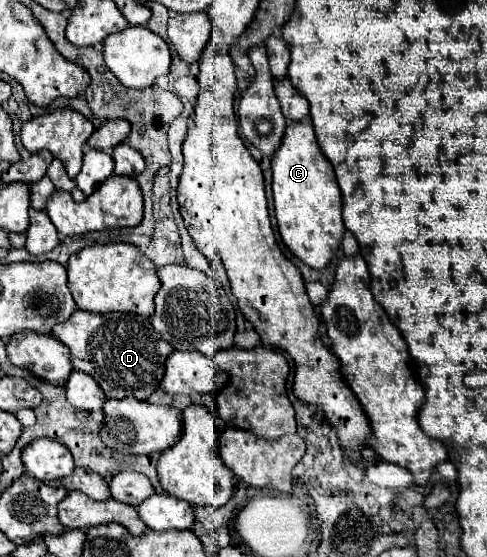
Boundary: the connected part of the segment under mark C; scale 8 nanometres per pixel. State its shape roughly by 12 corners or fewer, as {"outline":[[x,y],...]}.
{"outline":[[292,121],[272,157],[278,231],[324,269],[342,201],[314,127]]}

